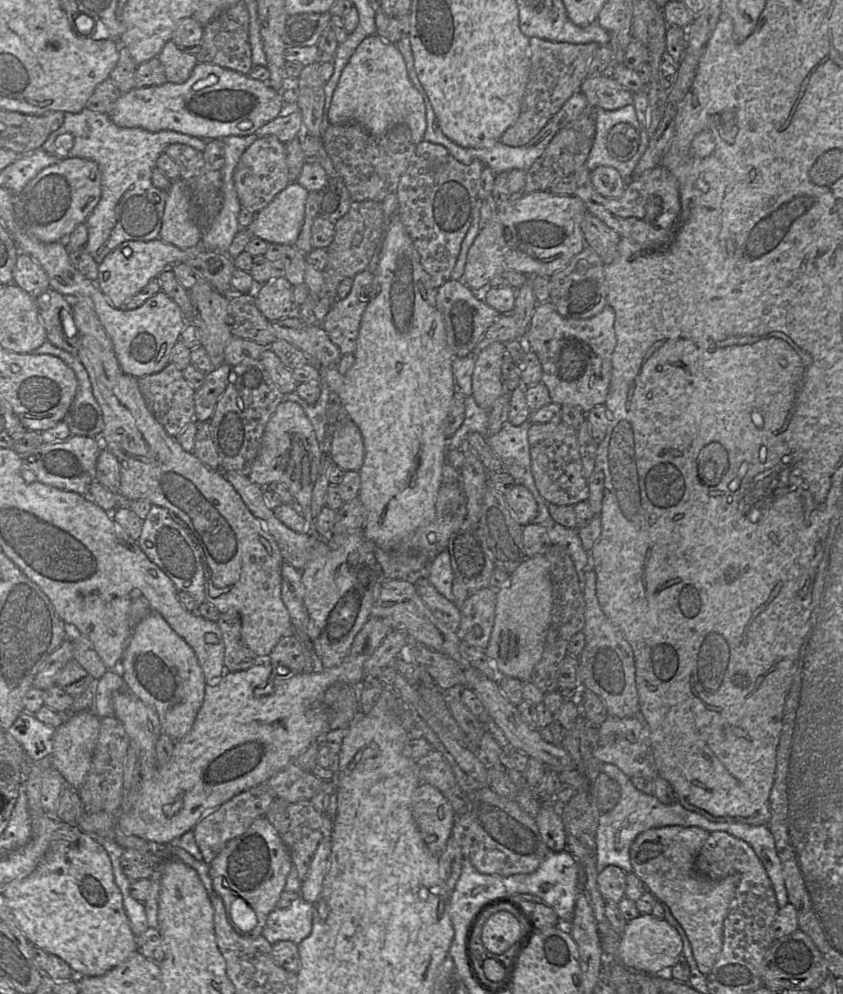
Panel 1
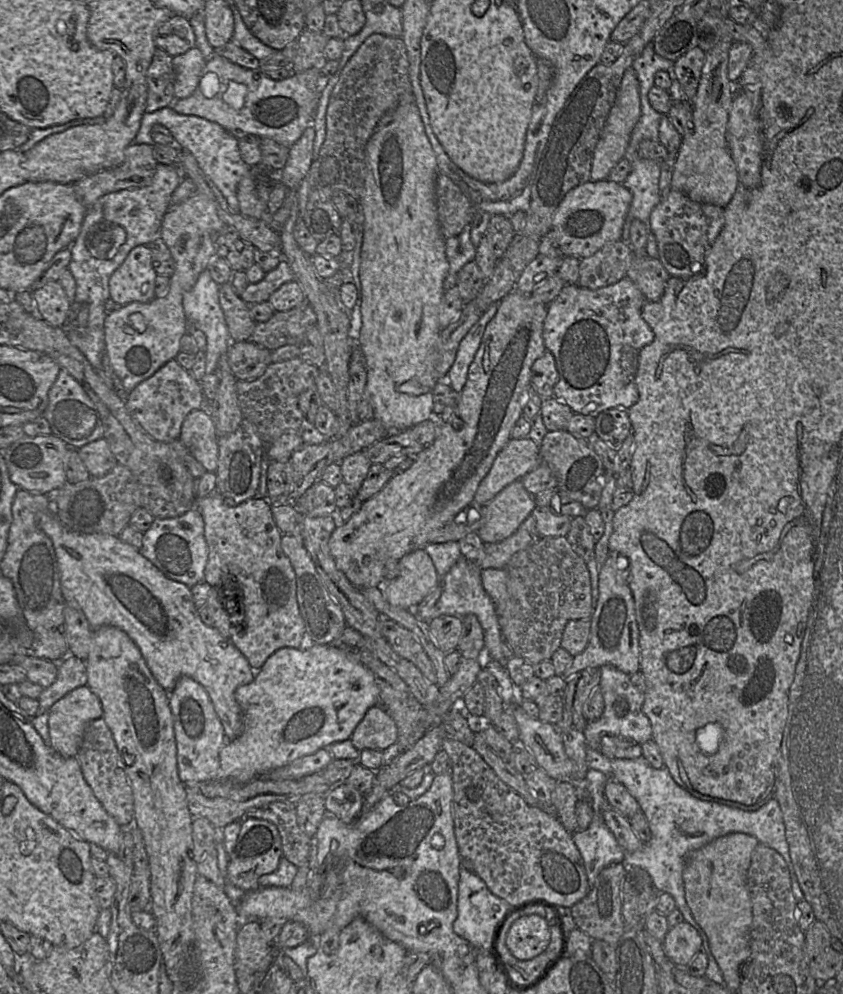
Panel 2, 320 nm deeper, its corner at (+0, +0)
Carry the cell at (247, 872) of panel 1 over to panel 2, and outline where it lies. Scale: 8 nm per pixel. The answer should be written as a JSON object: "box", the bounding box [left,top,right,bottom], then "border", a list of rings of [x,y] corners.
{"box":[226,817,283,891],"border":[[[245,817],[241,821],[240,831],[234,850],[229,855],[226,882],[243,891],[258,889],[259,878],[274,872],[283,856],[282,839],[277,826],[269,820]]]}

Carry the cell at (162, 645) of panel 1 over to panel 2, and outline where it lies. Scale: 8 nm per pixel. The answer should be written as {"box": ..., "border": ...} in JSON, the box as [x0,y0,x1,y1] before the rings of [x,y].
{"box":[169,676,227,786],"border":[[[182,676],[169,693],[169,706],[173,716],[180,780],[185,786],[217,780],[219,753],[227,742],[227,737],[207,691],[192,678]]]}

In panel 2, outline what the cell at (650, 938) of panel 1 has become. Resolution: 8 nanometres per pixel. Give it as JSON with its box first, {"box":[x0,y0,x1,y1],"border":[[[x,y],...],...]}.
{"box":[662,921,702,966],"border":[[[683,921],[668,930],[662,946],[674,964],[689,966],[702,948],[702,938],[693,926]]]}

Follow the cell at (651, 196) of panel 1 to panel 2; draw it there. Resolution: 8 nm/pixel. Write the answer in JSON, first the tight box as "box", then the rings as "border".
{"box":[650,189,724,278],"border":[[[670,189],[654,207],[650,232],[657,240],[658,259],[670,276],[691,278],[703,272],[706,255],[724,226],[724,208],[693,201],[686,194]]]}

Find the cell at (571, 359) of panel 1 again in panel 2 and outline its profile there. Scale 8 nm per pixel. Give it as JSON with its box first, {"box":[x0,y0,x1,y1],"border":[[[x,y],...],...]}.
{"box":[543,276,654,417],"border":[[[627,276],[615,284],[588,289],[566,284],[548,305],[543,340],[555,358],[559,379],[553,394],[574,413],[596,417],[610,408],[628,409],[639,399],[635,383],[640,350],[654,340],[642,317],[646,298]]]}

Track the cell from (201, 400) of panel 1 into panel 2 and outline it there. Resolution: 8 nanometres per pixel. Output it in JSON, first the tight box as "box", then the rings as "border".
{"box":[227,340,272,380],"border":[[[250,340],[232,342],[227,354],[229,365],[237,380],[255,380],[272,363],[271,351]]]}

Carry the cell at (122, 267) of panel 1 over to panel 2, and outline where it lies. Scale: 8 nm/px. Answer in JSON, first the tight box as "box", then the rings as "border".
{"box":[109,245,157,305],"border":[[[147,245],[134,247],[124,262],[113,272],[109,279],[110,299],[118,305],[132,302],[147,303],[155,297],[155,279],[157,273],[153,267],[152,253]]]}

